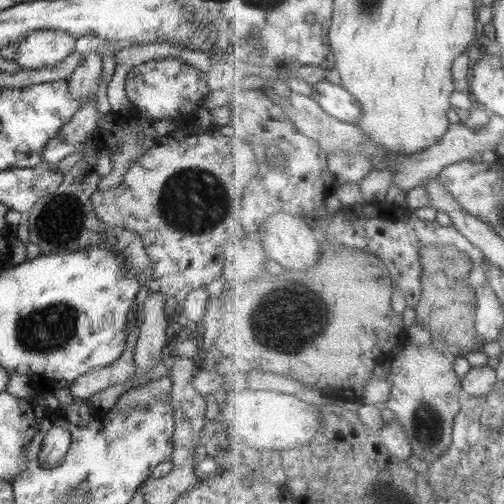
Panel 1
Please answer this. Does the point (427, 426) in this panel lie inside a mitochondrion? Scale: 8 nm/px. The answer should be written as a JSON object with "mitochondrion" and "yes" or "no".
{"mitochondrion":"yes"}

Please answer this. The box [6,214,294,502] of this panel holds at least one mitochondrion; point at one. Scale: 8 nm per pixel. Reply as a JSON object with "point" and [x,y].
{"point":[47,330]}

